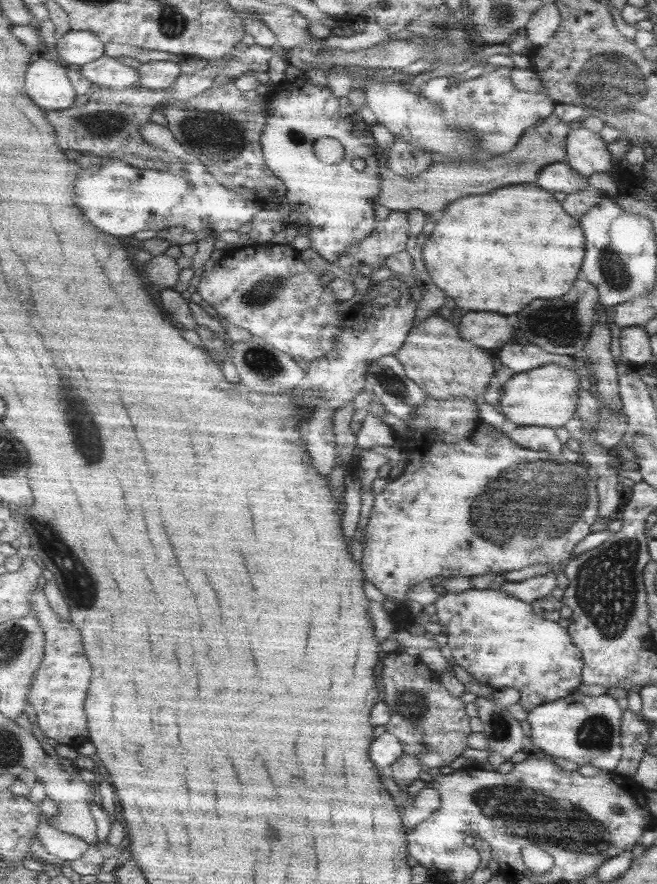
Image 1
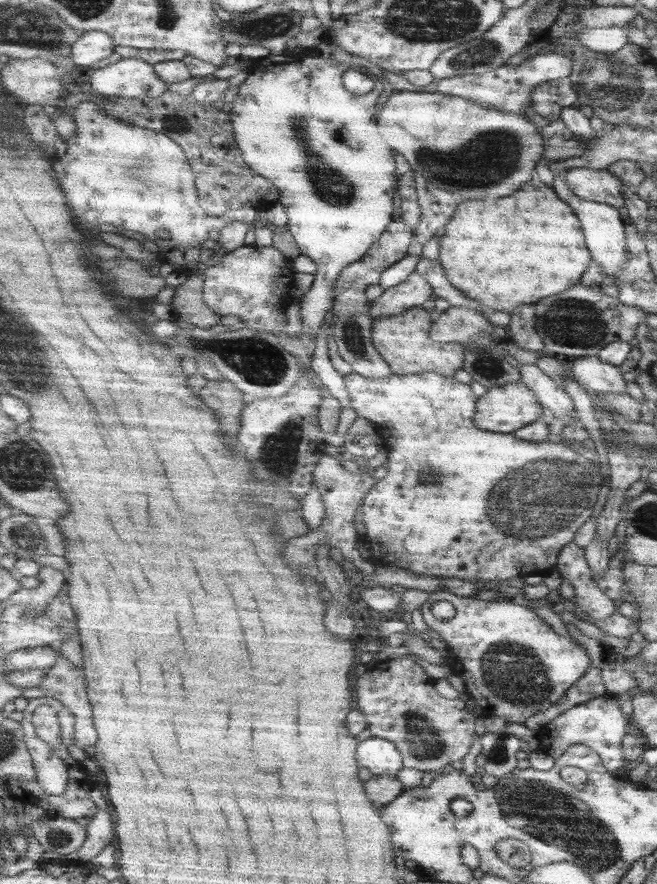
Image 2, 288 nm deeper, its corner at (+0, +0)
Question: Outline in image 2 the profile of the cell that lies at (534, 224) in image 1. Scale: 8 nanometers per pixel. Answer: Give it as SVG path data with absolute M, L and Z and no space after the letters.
M533 180L507 198L467 200L459 204L459 210L447 226L447 234L439 242L439 260L447 270L447 278L467 298L497 312L515 312L521 308L519 304L535 304L541 298L561 294L579 284L591 264L591 254L577 214L557 196L555 188Z

